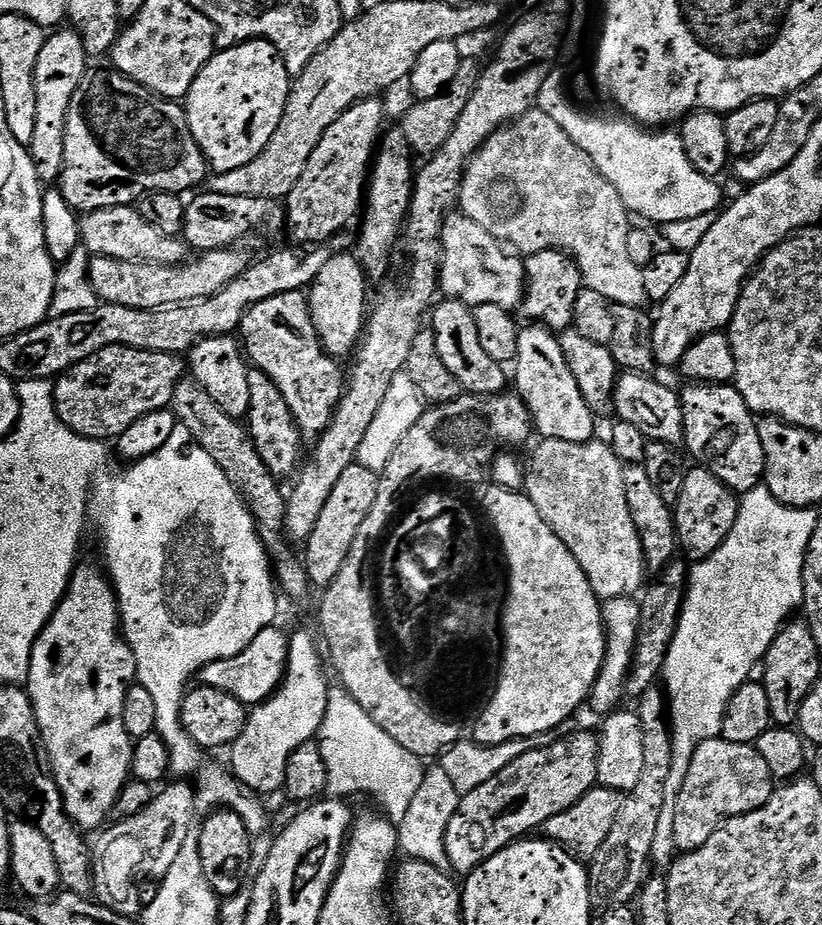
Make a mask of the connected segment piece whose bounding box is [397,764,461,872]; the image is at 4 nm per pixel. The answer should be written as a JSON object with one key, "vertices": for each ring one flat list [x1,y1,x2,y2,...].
{"vertices":[[439,764,430,766,418,793,414,795,412,803,408,807,404,820,397,827,397,845,401,853,404,852,403,855,409,859,424,861,440,872,448,872,450,866,445,852,445,830,450,818,457,812,460,798,461,793,450,782,446,770]]}

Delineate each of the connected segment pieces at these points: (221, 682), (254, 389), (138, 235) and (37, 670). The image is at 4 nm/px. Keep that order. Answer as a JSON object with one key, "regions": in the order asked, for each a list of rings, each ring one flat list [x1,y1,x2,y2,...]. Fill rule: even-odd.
{"regions":[[[275,625,263,628,255,635,254,641,250,642,246,650,228,659,208,663,198,674,199,683,205,687,230,693,245,706,256,706,268,700,279,689,284,679,288,659,289,637,286,634,284,636,278,628]],[[249,367,248,378,250,380,250,410,246,417,246,431,252,437,262,462,266,462,266,470,270,470,272,476,295,477,302,464,302,456,300,460,302,433,296,427,290,408,286,406,286,398,282,398,282,390,278,390,278,386,274,386,272,379,259,368]],[[132,206,83,213,80,216,80,243,92,256,143,260,146,264,183,264,186,259,183,239,162,234,162,230,150,226,150,222]],[[83,566,73,571,64,599,40,631,32,648,30,674,26,681,40,736,52,763,52,777,64,799,64,813,81,830,96,828,104,819,109,819,120,790,129,779,134,747,134,741,126,734,122,722,122,706,126,702,128,685,136,680,136,659,121,632,115,591,105,573,100,572]]]}

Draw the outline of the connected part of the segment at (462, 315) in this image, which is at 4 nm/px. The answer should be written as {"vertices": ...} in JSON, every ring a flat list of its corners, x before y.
{"vertices":[[441,299,431,309,430,331,434,334,434,342,438,342,438,355,441,356,446,370,458,378,461,389,473,396,499,396,509,387,510,376,504,373,505,365,501,361,490,358,478,338,476,313,461,300]]}

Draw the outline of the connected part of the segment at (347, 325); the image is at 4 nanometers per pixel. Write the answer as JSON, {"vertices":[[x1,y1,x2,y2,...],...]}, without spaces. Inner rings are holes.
{"vertices":[[333,254,330,260,322,266,322,270,318,270,318,278,310,285,310,291,306,296,306,308,310,313,310,328,314,335,320,339,320,345,330,356,344,358,348,351,349,355,357,347,366,323,364,299,367,298,368,292,364,289,364,283,366,283,364,267,355,255]]}

